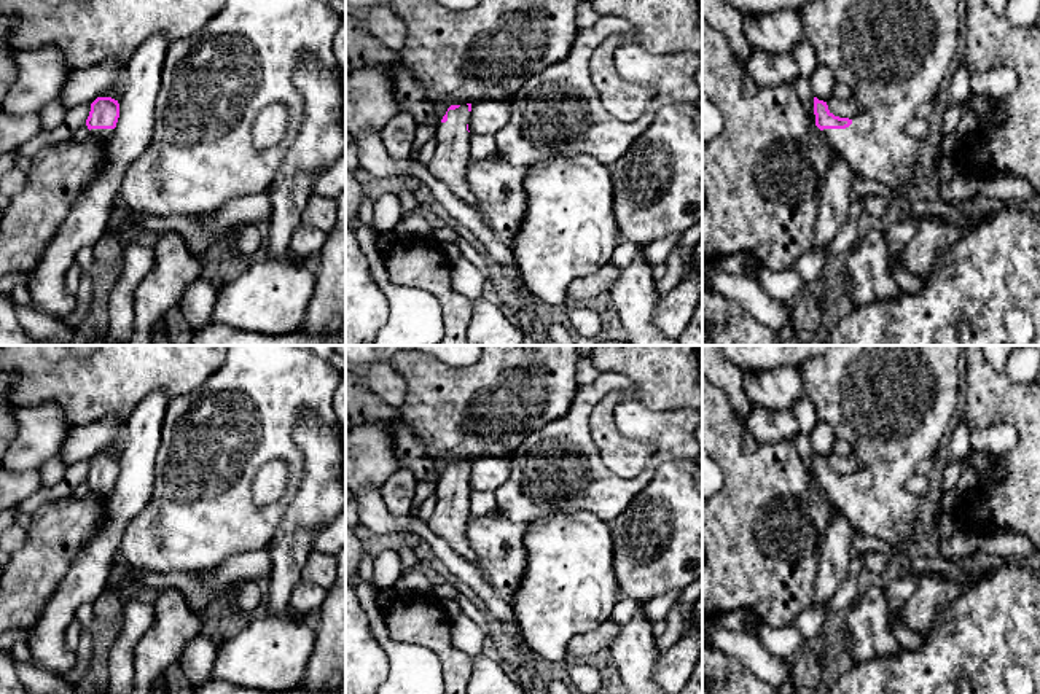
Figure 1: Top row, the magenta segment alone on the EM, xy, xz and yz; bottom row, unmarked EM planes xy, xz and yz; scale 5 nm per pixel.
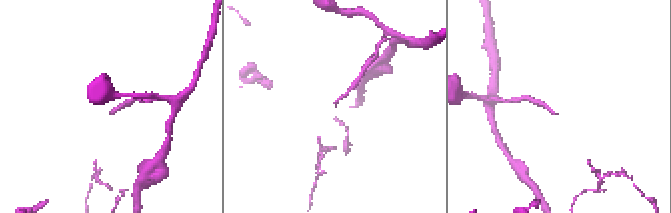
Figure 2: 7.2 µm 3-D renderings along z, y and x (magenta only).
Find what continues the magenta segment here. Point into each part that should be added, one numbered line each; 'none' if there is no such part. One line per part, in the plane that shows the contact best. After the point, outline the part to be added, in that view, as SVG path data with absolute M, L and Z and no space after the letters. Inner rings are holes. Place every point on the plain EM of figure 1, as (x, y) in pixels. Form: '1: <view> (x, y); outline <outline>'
1: yz (891, 403); outline M827 345L822 357L795 368L804 384L817 419L828 423L836 438L846 441L862 468L846 485L823 485L822 490L850 522L854 533L884 541L897 556L924 541L921 527L925 513L919 497L905 489L916 465L933 454L957 406L960 345Z

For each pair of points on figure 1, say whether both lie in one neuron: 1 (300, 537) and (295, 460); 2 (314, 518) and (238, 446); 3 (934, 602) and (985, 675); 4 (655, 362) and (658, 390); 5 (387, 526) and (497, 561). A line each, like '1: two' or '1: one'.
1: two
2: two
3: two
4: one
5: two

